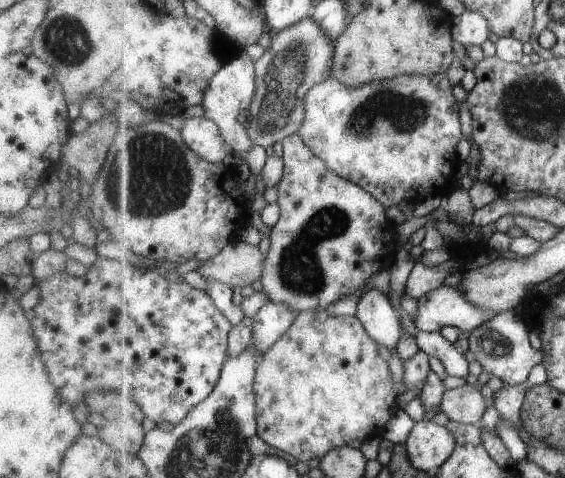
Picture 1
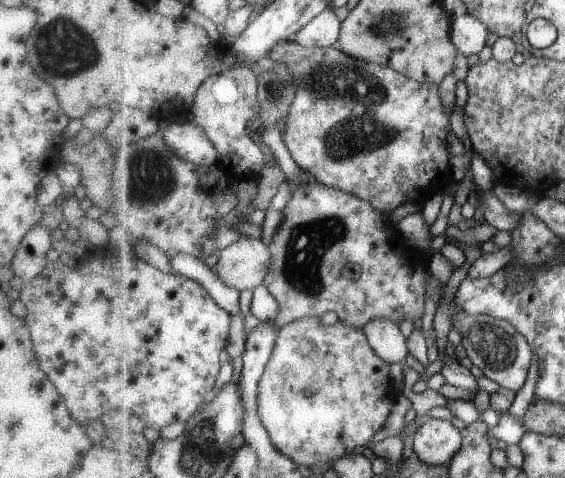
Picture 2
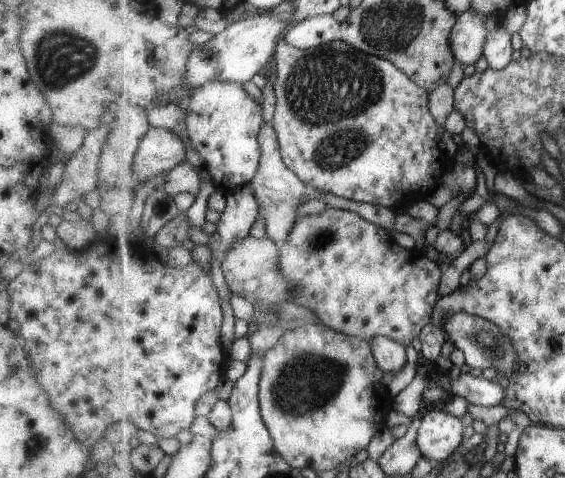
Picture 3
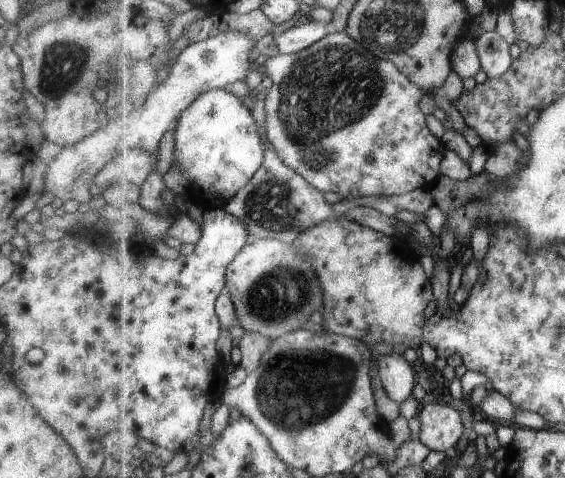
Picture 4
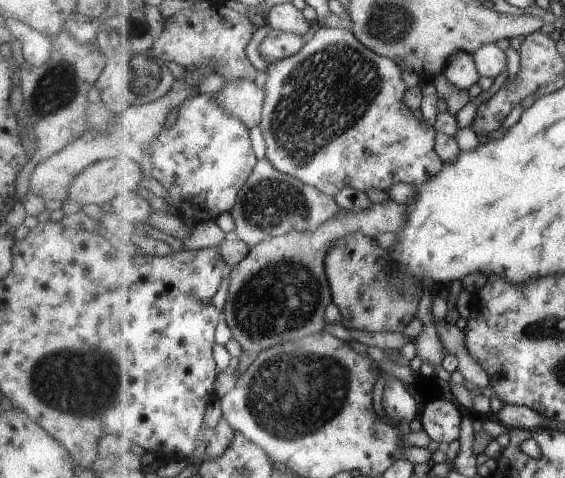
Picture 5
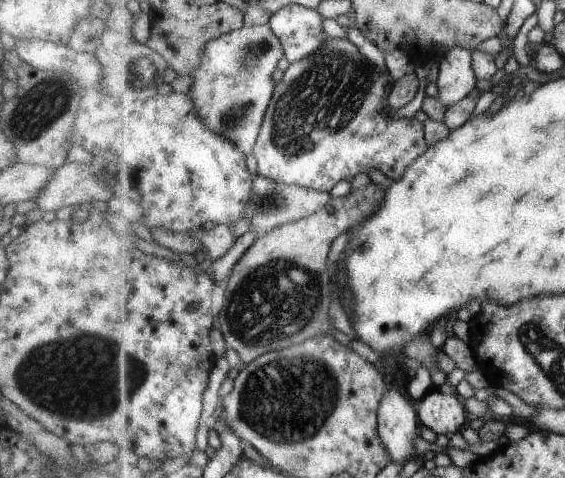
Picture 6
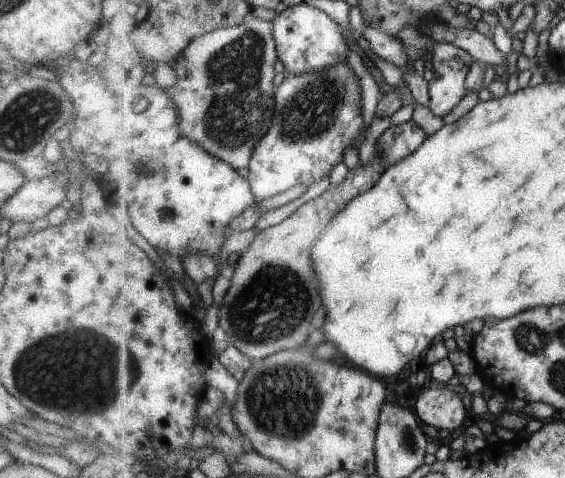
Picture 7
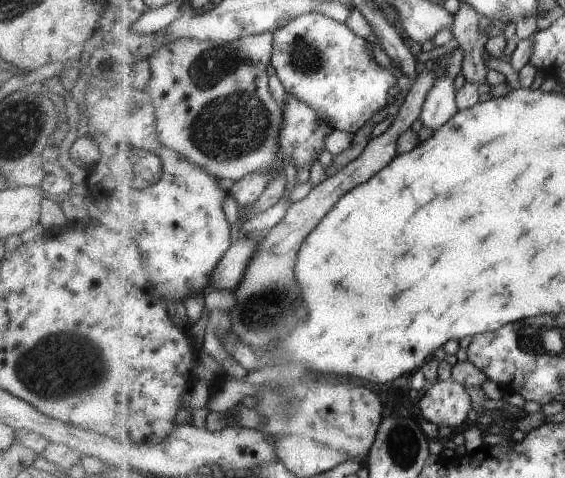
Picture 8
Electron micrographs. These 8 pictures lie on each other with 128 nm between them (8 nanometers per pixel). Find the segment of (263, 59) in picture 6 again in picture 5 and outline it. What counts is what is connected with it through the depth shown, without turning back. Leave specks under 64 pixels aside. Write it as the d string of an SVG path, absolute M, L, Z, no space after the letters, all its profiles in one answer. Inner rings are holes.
M269 28L258 46L258 52L268 61L283 60L297 54L310 38L307 34L301 36L295 32L283 32L283 30ZM243 78L225 80L223 88L214 96L219 100L219 106L243 120L249 129L262 121L267 93L266 87L257 86L257 82Z

